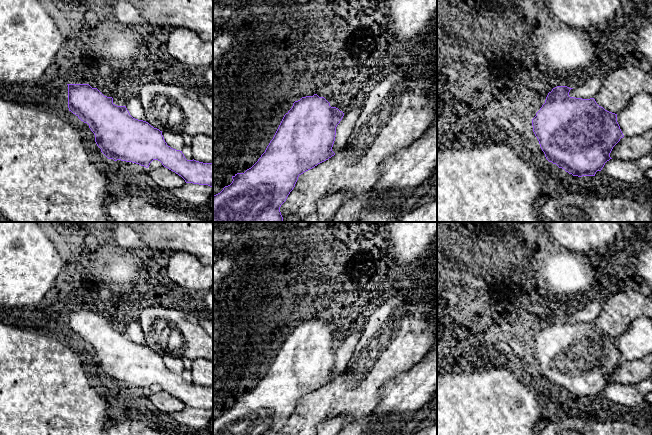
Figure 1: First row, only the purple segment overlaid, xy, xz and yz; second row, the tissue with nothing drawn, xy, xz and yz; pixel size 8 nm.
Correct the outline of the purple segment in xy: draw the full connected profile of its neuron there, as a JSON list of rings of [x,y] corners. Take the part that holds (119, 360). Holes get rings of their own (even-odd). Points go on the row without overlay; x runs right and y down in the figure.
[[[89,308],[67,309],[69,335],[89,349],[97,370],[108,383],[132,386],[146,392],[153,384],[158,384],[164,391],[181,400],[186,407],[213,411],[213,387],[187,384],[182,375],[167,369],[162,355],[146,345],[133,342],[126,330],[115,329],[112,321],[104,320],[97,312],[92,312]]]

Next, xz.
[[[317,318],[295,325],[292,332],[284,339],[273,363],[258,385],[244,397],[232,400],[232,407],[213,420],[213,435],[280,435],[281,429],[295,411],[298,401],[335,379],[332,371],[336,361],[336,351],[343,340],[342,335],[331,331],[324,321],[319,321]]]

